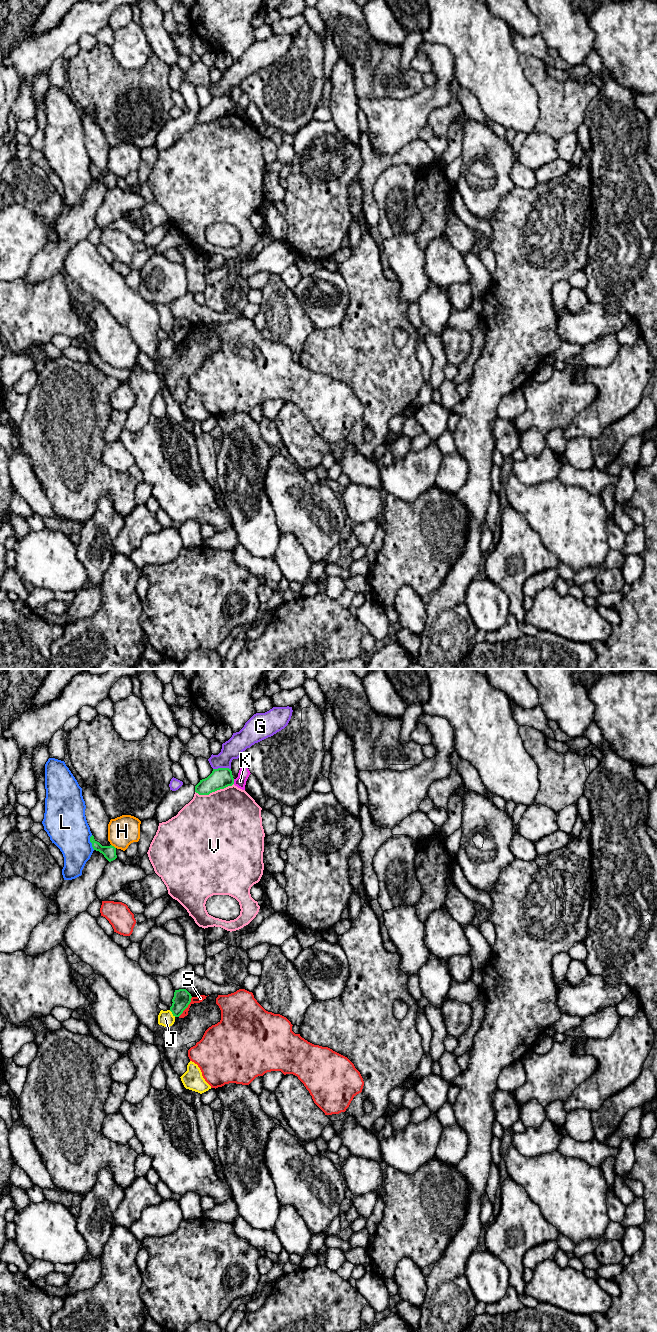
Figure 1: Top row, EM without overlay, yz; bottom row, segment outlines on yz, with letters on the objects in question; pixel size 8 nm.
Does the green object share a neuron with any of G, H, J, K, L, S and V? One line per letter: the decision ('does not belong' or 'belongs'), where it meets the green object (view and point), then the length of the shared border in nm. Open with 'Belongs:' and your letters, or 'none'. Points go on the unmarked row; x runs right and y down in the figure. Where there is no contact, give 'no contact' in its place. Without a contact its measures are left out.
Belongs: none
G: does not belong; meets green in yz at (221, 96); contact 140 nm long
H: does not belong; meets green in yz at (113, 174); contact 50 nm long
J: does not belong; meets green in yz at (172, 341); contact 80 nm long
K: does not belong; meets green in yz at (233, 109); contact 40 nm long
L: does not belong; meets green in yz at (90, 169); contact 120 nm long
S: does not belong; meets green in yz at (187, 334); contact 200 nm long
V: does not belong; meets green in yz at (214, 119); contact 320 nm long

